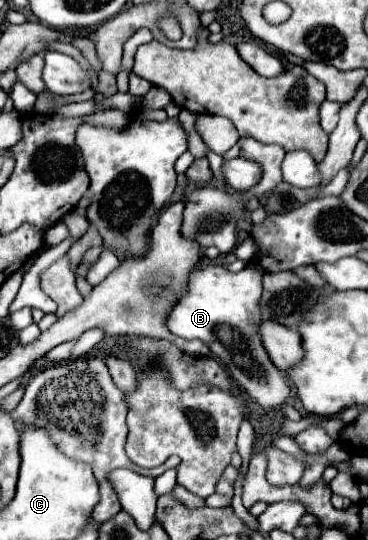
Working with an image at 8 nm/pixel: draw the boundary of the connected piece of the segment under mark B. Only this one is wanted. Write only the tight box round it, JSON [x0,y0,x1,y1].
[167,265,291,409]

